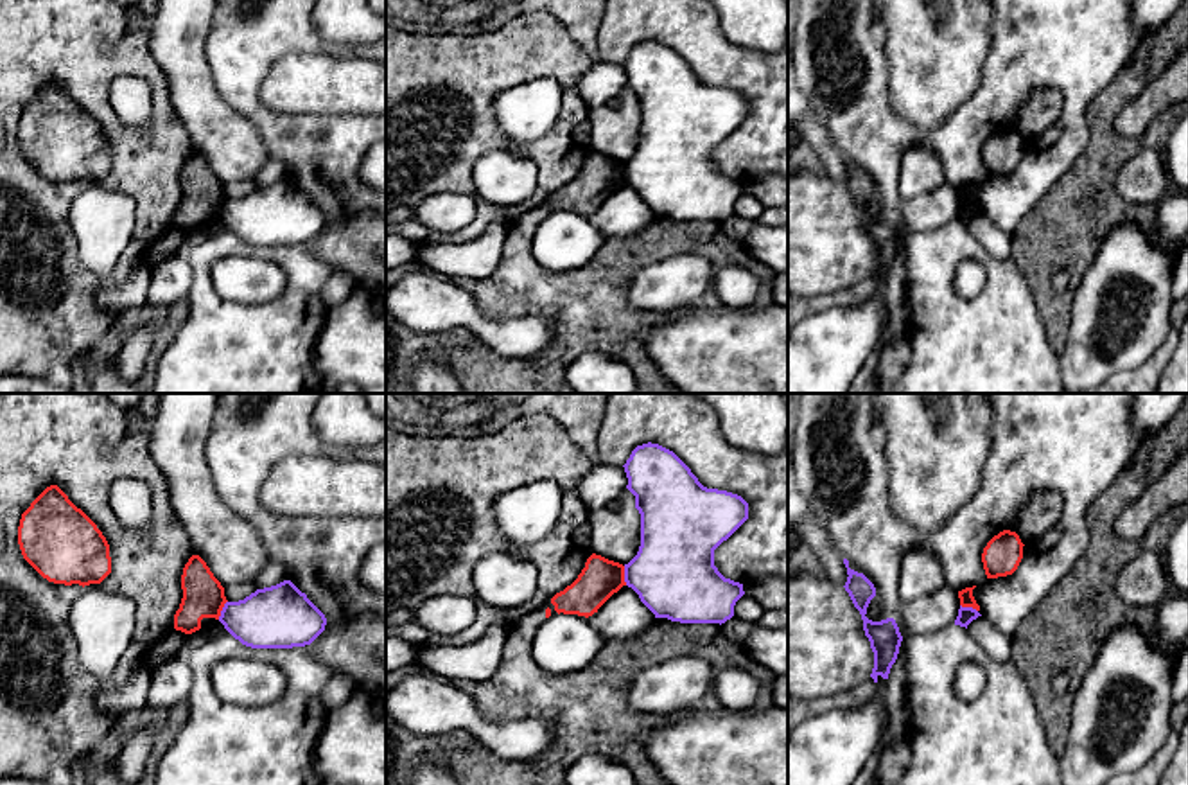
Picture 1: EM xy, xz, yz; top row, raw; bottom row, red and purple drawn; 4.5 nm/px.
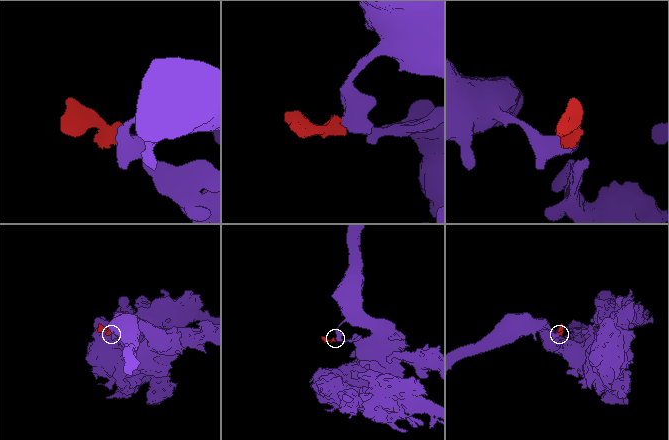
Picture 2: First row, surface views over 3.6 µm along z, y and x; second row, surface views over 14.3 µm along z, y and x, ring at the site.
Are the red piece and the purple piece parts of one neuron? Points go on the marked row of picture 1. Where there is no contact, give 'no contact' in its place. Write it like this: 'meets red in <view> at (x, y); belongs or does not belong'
meets red in xz at (623, 575); does not belong

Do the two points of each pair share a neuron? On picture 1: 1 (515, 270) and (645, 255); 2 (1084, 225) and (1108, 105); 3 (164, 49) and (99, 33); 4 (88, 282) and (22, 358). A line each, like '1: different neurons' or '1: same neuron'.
1: same neuron
2: same neuron
3: different neurons
4: same neuron

